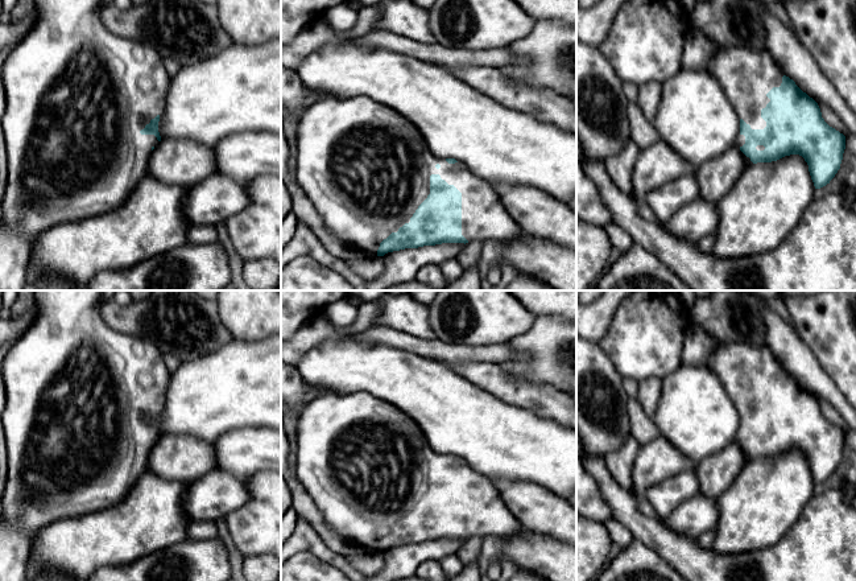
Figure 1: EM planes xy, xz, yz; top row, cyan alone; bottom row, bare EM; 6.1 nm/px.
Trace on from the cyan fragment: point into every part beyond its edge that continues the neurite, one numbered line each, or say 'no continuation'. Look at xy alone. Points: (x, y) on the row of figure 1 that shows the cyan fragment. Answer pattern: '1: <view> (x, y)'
1: xy (74, 151)

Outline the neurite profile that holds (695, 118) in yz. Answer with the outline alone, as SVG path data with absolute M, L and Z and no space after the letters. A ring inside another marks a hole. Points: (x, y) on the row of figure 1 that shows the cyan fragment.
M681 67L663 82L652 123L659 139L695 169L721 156L740 135L740 118L707 67Z

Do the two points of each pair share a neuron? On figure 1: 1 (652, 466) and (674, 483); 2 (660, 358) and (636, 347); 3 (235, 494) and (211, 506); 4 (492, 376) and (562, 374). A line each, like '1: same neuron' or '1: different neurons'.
1: different neurons
2: same neuron
3: same neuron
4: different neurons

